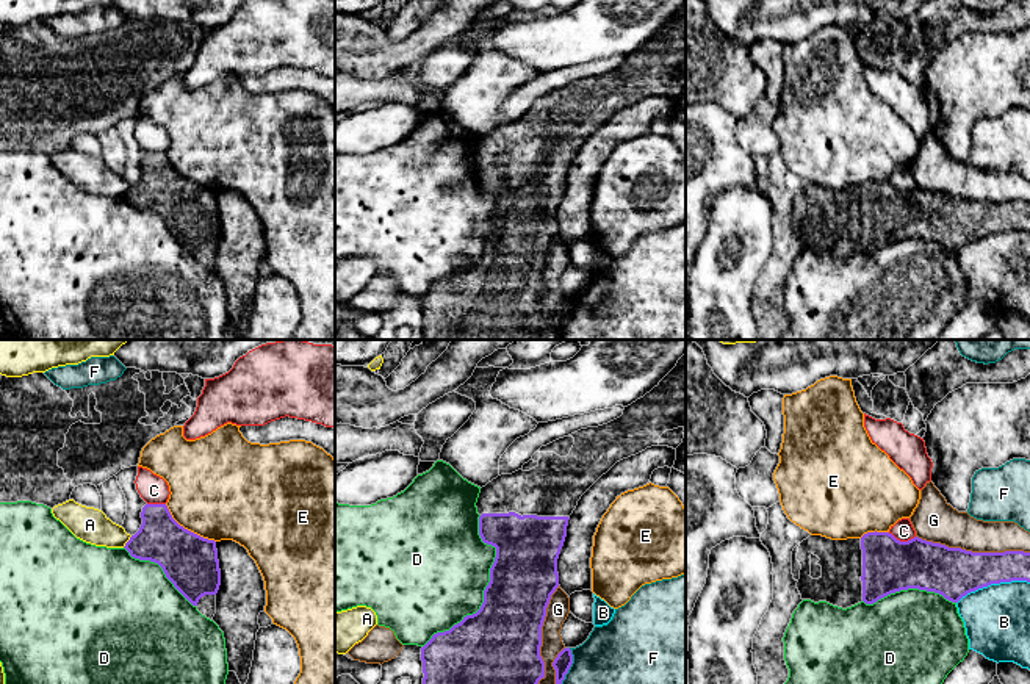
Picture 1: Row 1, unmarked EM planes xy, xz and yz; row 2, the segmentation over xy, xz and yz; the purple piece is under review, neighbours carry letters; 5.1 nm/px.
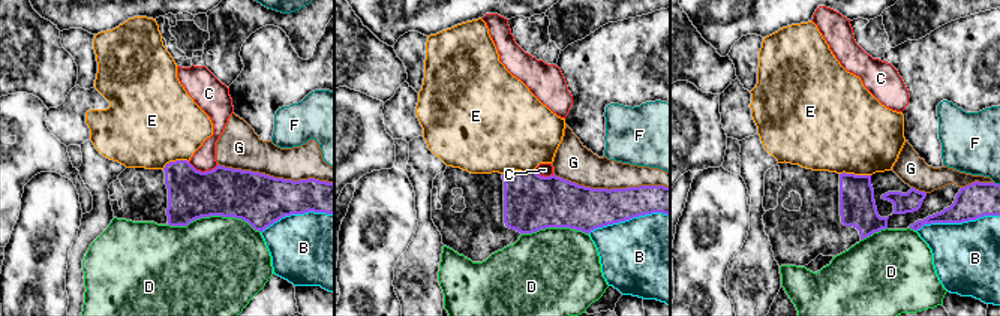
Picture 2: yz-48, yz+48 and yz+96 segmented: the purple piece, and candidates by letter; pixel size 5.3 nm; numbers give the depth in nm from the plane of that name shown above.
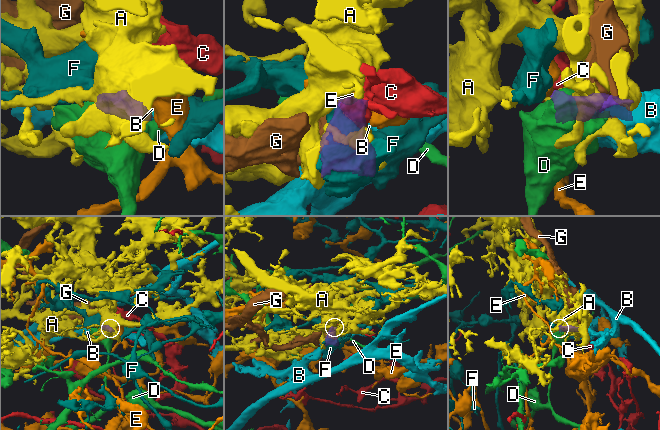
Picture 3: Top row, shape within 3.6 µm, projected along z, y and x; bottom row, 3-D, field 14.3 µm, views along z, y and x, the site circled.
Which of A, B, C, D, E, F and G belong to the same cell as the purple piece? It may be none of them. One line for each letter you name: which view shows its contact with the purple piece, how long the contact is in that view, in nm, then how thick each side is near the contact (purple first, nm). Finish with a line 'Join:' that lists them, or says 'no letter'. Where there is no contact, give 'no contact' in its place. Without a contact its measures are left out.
Join: no letter

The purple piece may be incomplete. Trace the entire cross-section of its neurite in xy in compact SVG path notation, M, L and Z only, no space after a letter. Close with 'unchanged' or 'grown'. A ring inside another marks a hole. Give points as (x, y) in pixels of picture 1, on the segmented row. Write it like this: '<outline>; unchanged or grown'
M146 504L141 512L139 531L125 543L131 557L158 563L174 587L207 618L216 614L216 593L221 585L221 570L216 542L203 538L183 526L171 515L166 504Z; grown

